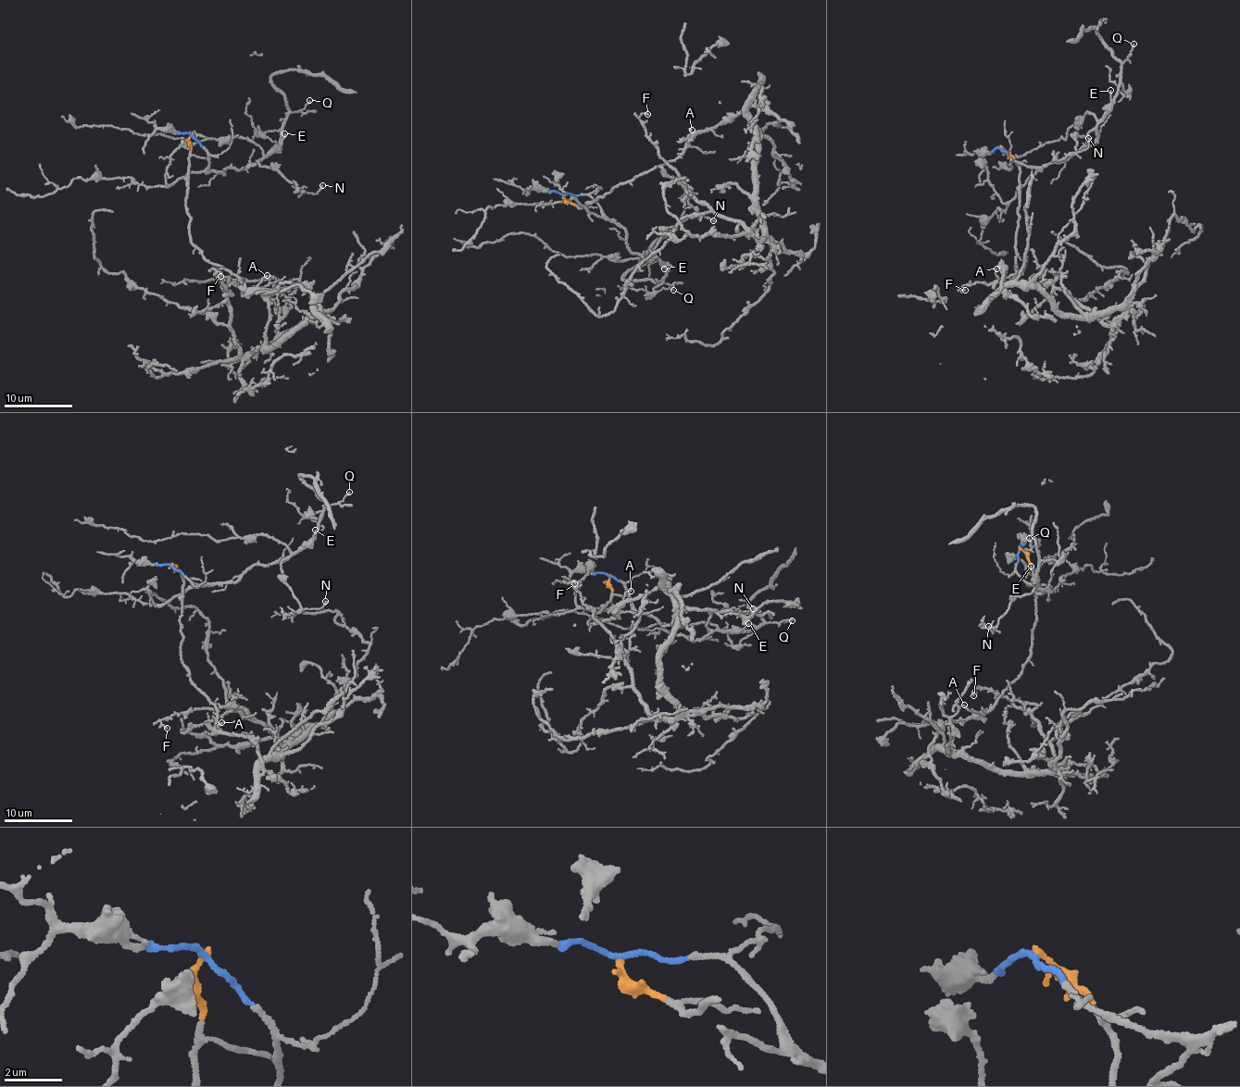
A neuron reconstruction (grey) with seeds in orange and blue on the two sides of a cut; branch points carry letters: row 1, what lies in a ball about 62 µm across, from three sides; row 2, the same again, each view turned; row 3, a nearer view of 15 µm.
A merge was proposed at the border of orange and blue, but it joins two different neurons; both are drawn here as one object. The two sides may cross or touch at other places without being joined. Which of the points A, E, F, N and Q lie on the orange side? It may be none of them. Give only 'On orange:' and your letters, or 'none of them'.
On orange: A, F

